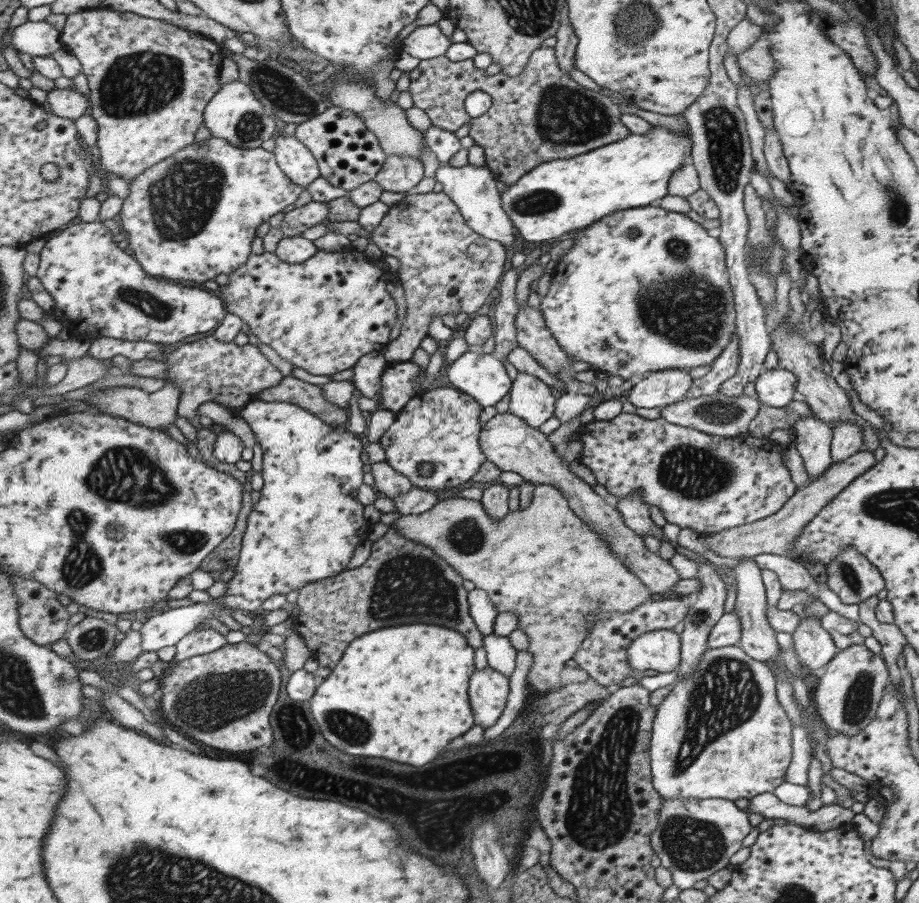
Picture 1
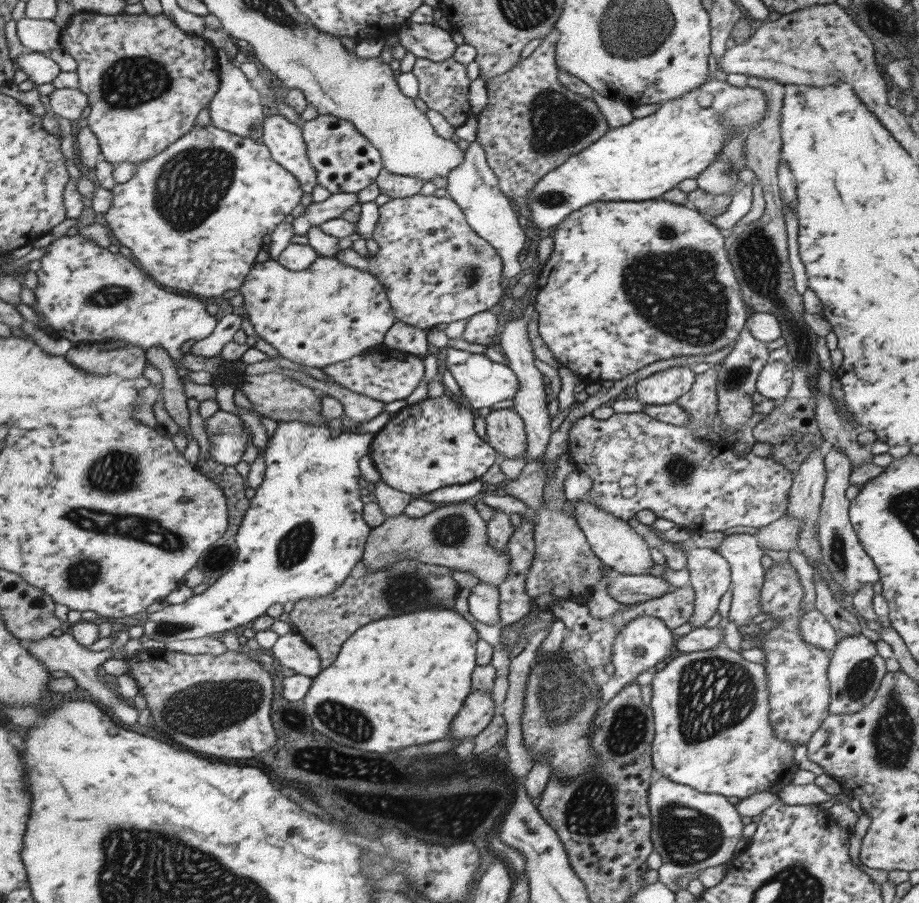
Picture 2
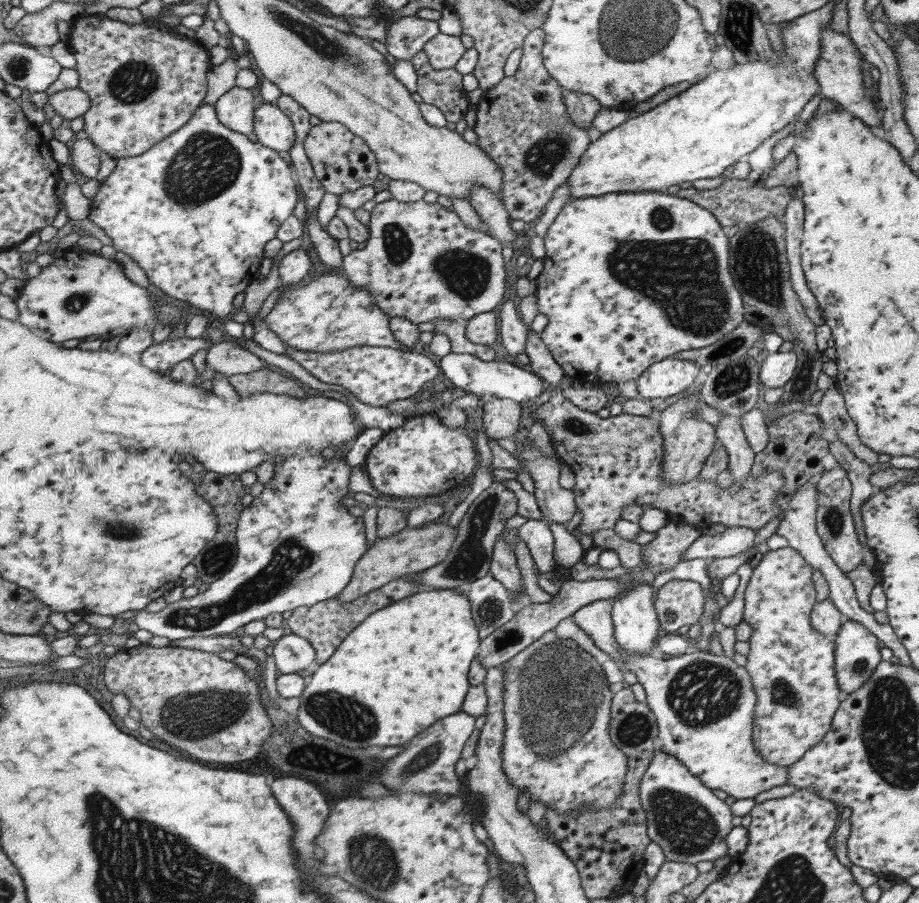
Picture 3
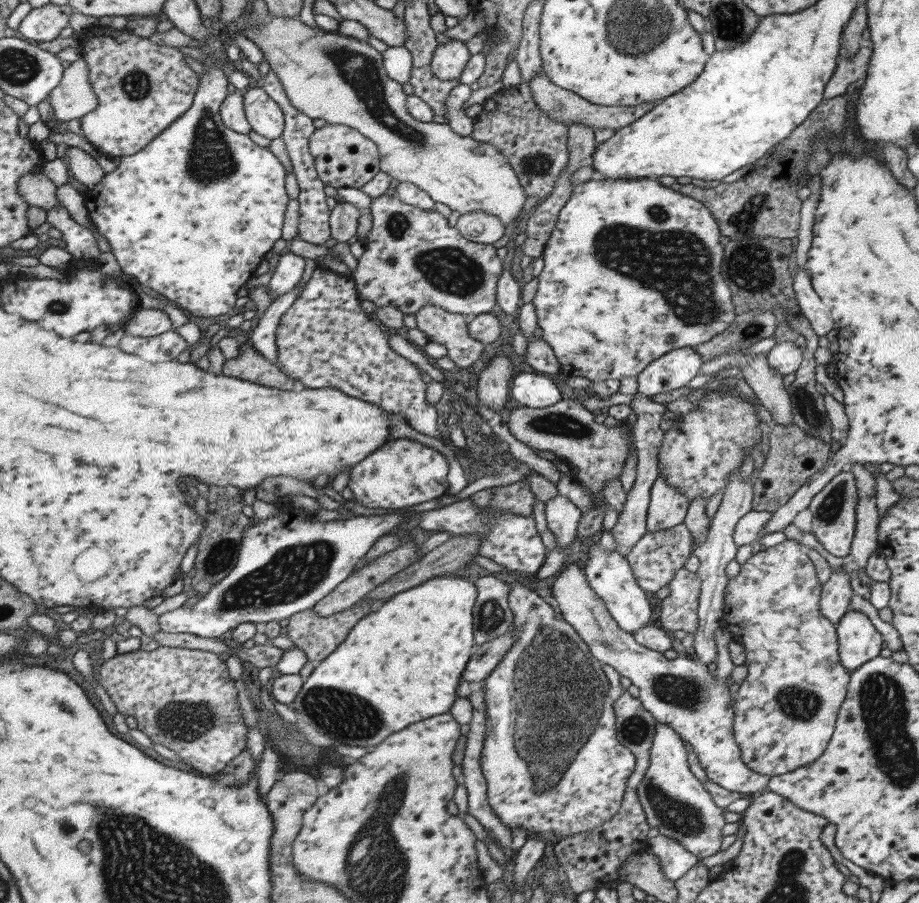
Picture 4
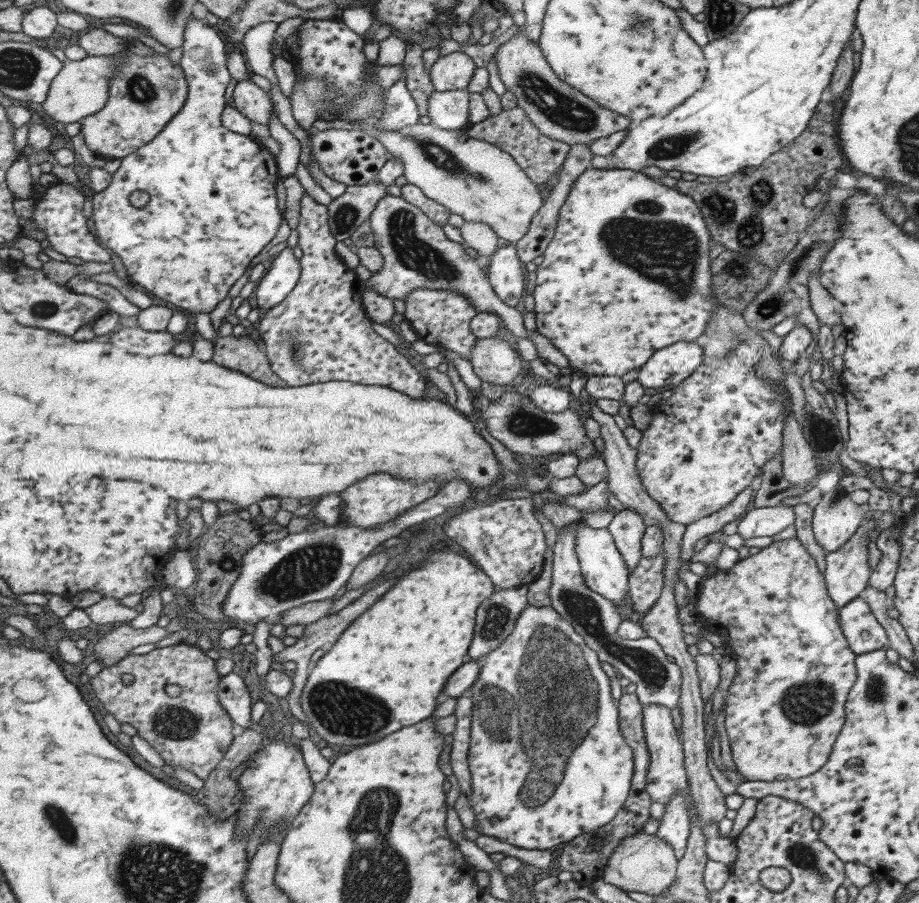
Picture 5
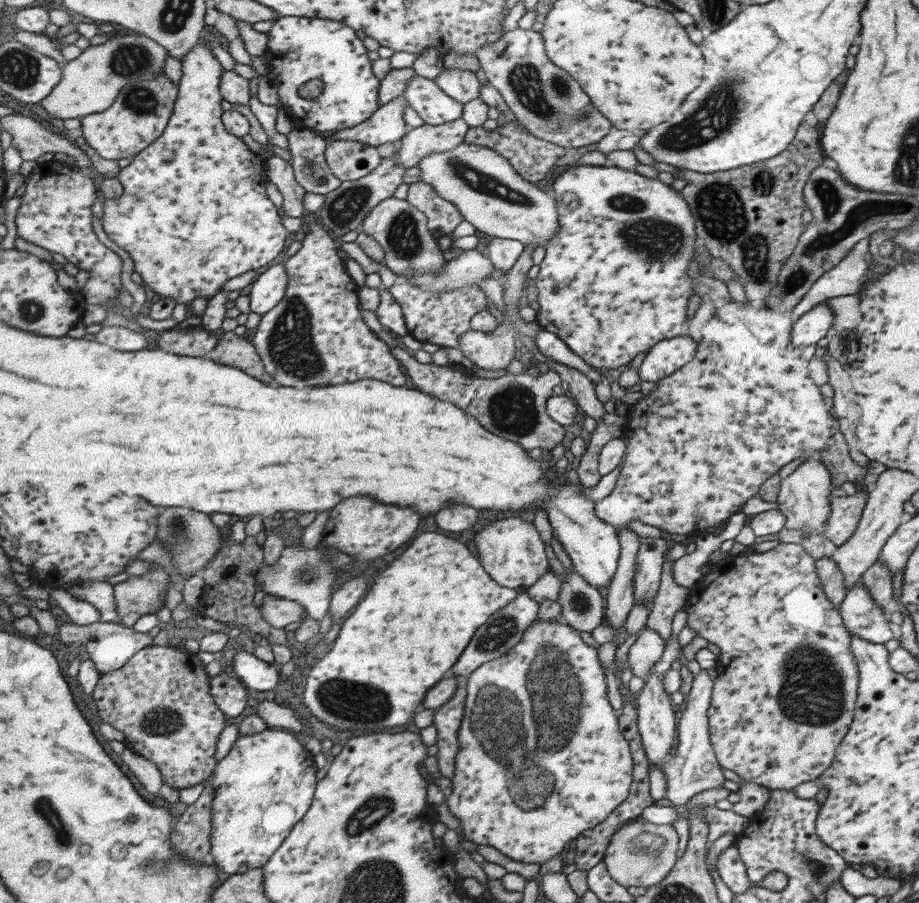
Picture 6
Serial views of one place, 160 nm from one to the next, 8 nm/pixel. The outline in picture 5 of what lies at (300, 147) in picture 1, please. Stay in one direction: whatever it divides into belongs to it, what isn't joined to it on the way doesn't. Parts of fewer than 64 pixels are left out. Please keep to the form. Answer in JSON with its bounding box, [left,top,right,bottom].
[232,79,271,125]

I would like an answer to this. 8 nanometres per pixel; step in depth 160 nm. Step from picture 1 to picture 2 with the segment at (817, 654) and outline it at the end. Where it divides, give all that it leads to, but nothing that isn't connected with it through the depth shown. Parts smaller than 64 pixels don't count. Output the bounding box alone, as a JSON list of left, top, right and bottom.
[799,608,839,652]

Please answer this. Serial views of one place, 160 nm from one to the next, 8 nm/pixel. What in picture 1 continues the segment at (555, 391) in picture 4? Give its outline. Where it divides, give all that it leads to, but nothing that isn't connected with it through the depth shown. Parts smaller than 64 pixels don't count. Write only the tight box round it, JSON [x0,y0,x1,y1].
[445,349,512,408]

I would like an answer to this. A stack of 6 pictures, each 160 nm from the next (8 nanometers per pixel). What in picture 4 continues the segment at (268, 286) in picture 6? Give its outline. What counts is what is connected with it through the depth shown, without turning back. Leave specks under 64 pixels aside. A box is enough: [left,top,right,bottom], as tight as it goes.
[269,252,305,297]

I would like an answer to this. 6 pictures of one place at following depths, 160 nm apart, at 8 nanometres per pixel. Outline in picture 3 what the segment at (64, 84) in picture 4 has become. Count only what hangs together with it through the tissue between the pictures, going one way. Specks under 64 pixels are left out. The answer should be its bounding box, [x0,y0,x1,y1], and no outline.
[50,87,92,120]

